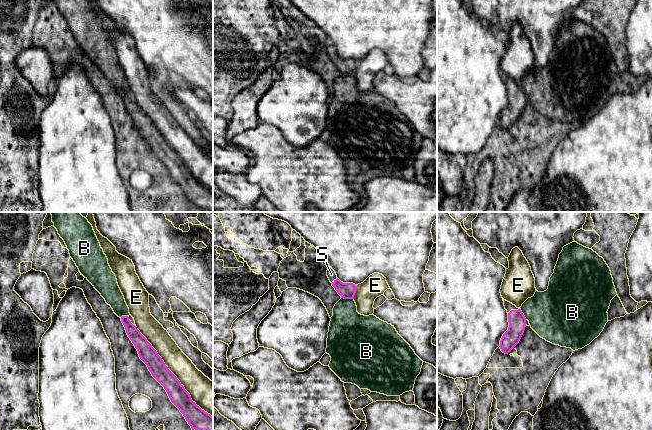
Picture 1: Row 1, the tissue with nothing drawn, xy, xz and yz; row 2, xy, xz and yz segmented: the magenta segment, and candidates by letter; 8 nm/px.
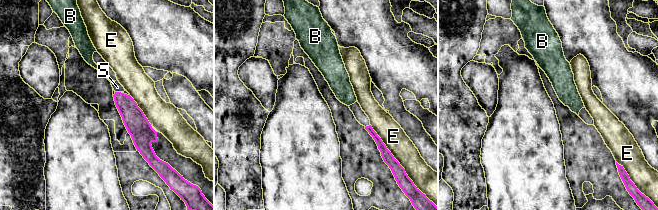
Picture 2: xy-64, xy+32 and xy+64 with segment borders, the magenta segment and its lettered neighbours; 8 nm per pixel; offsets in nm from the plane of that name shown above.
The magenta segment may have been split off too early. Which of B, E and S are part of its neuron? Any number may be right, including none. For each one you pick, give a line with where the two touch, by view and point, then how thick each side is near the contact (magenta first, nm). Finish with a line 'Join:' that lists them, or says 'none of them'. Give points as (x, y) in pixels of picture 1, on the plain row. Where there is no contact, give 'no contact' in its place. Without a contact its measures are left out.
S: meets magenta in xz at (334, 56); 130 nm thick on the magenta side, 70 nm on the other
Join: S

